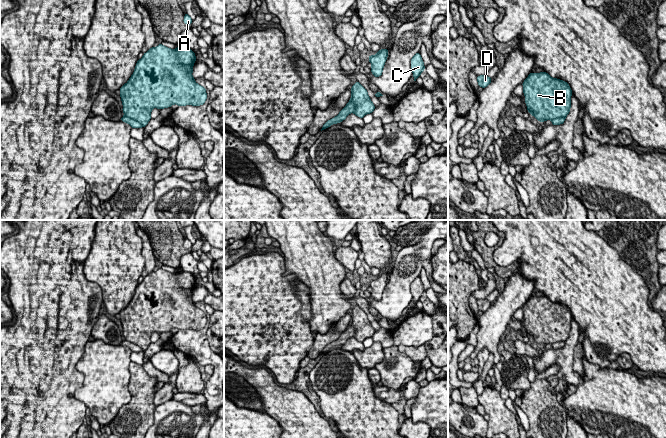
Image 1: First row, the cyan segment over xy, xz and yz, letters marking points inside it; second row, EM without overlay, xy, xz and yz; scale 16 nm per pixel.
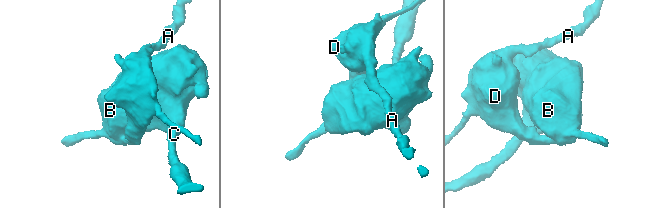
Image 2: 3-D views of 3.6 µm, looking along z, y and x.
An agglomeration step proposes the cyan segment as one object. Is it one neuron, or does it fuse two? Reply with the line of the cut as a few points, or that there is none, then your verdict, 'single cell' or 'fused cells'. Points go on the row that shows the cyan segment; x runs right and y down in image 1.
xy (125, 115), (138, 121), (143, 126) | fused cells

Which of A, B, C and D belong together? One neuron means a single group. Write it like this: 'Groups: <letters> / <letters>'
Groups: A D / B C

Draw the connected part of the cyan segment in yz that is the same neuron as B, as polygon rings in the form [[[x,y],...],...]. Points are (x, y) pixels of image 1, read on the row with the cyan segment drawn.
[[[530,73],[522,83],[528,112],[541,123],[555,118],[566,118],[570,112],[572,90],[563,80],[552,78],[548,73]]]

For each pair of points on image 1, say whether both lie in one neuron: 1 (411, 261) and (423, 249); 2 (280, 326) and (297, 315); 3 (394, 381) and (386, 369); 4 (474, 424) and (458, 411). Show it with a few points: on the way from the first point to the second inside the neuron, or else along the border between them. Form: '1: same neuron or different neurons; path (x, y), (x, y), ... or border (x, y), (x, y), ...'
1: same neuron; path (414, 258), (420, 252)
2: same neuron; path (284, 322), (293, 315)
3: same neuron; path (394, 378), (389, 372)
4: same neuron; path (470, 423), (462, 415)

